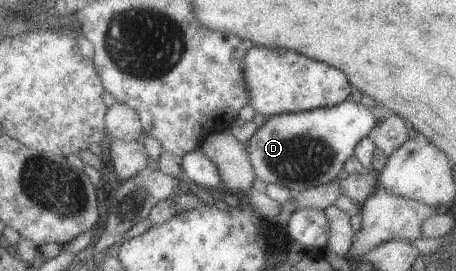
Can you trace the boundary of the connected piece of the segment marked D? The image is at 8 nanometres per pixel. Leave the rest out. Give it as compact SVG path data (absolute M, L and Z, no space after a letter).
M346 101L338 106L306 112L290 112L267 118L265 124L247 142L256 174L267 184L286 186L297 195L300 191L318 188L338 179L348 160L356 155L360 142L381 124L362 103Z

